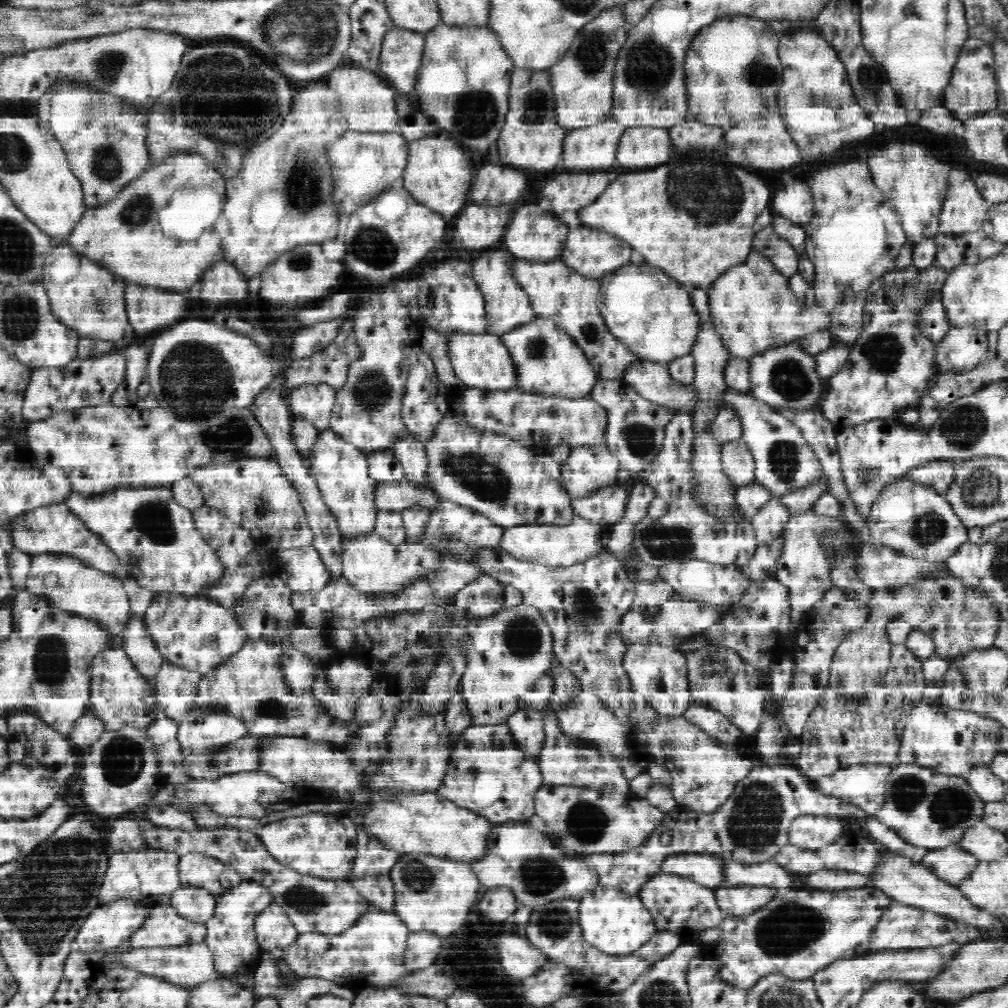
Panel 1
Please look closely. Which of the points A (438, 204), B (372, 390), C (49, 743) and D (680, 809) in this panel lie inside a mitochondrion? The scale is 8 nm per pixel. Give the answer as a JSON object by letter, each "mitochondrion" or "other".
{"A":"other","B":"mitochondrion","C":"other","D":"other"}

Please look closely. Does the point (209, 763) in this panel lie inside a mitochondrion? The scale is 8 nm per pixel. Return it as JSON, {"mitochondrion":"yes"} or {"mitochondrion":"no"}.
{"mitochondrion":"yes"}

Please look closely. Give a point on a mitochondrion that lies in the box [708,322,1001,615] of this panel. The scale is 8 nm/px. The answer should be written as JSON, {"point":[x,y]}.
{"point":[964,427]}

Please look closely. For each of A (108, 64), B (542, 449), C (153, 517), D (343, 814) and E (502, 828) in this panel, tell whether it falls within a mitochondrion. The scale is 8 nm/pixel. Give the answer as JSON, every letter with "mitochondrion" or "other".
{"A":"mitochondrion","B":"other","C":"mitochondrion","D":"other","E":"other"}

